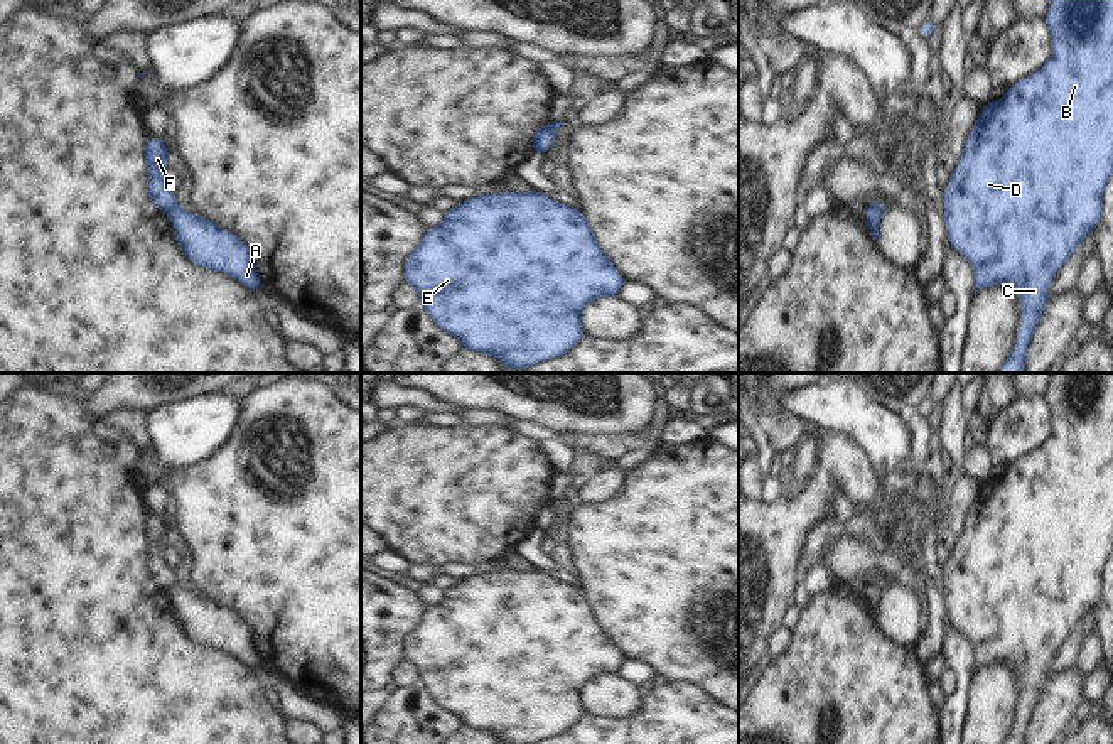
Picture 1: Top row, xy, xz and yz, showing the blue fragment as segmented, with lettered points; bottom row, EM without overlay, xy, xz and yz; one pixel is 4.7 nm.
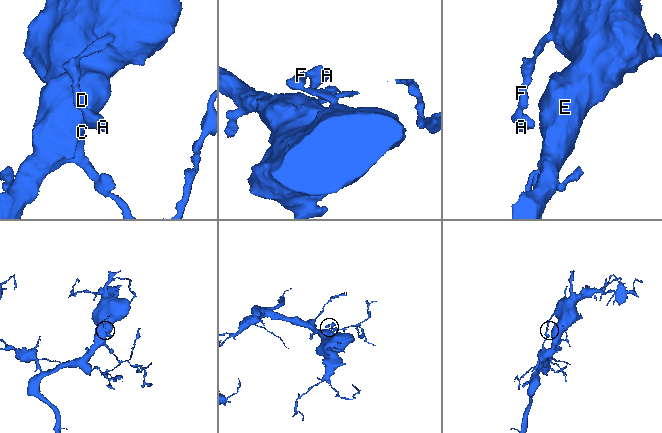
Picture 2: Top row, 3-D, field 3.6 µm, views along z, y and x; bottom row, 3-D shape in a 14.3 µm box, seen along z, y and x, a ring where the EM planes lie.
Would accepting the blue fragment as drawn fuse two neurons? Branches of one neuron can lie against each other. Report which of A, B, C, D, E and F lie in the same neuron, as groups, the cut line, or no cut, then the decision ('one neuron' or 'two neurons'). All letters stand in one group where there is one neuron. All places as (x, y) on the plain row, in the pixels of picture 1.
A / B C D E F; cut in xy along (176, 584), (169, 593); two neurons

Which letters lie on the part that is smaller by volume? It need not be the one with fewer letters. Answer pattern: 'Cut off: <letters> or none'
Cut off: A.

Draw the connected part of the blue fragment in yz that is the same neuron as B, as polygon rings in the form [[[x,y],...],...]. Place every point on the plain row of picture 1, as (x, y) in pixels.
[[[1052,373],[1044,395],[1052,434],[1042,447],[1017,459],[1000,479],[983,483],[963,533],[944,569],[944,604],[954,629],[973,643],[975,671],[1007,663],[1022,678],[1020,709],[1003,744],[1025,744],[1047,666],[1101,599],[1101,575],[1113,553],[1113,373]]]

